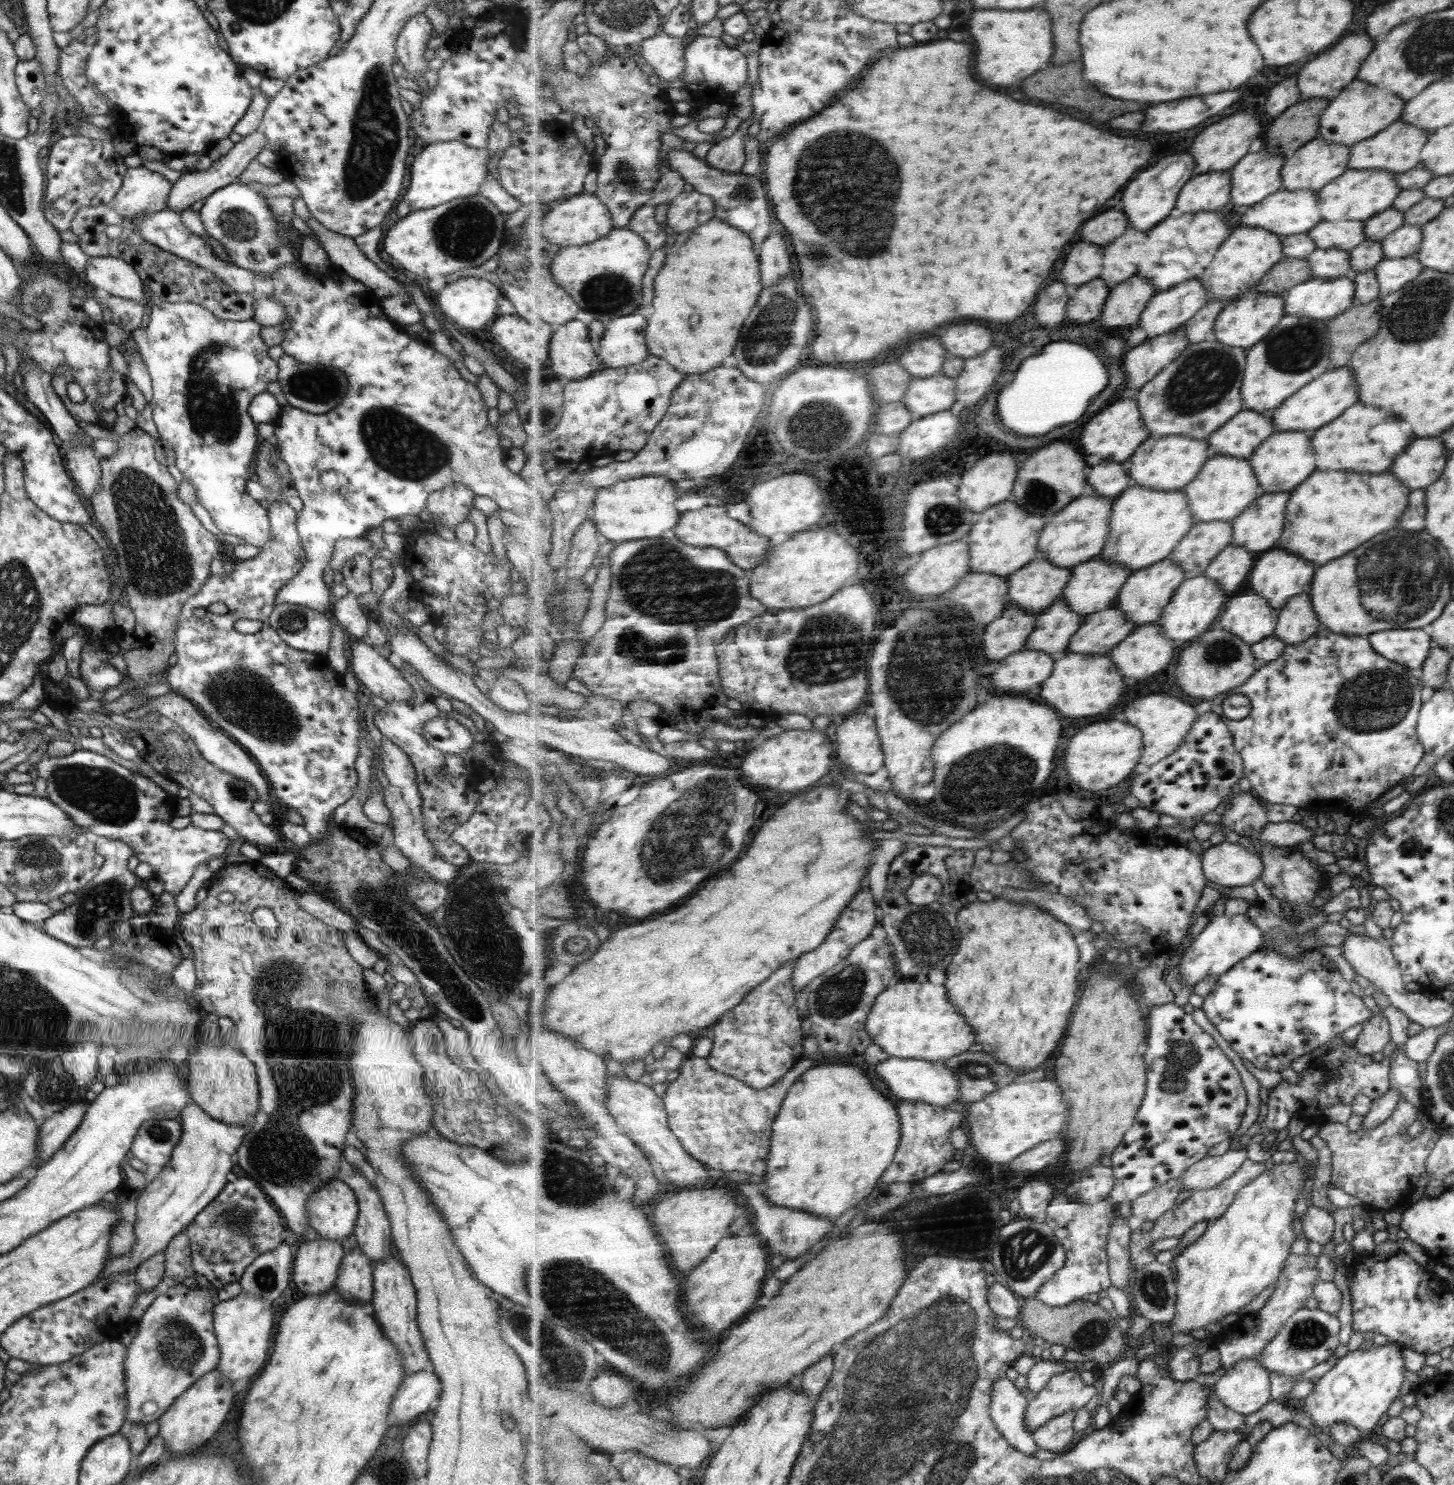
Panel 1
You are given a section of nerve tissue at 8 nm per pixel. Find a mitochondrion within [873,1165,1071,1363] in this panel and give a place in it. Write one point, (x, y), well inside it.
(1024, 1251)

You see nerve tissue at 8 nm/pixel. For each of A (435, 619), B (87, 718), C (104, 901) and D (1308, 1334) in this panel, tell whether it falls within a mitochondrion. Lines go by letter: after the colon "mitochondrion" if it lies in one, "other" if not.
A: other
B: other
C: mitochondrion
D: mitochondrion

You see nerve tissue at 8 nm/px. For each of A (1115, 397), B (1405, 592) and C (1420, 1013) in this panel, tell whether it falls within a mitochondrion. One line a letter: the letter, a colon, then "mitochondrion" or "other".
A: other
B: mitochondrion
C: other

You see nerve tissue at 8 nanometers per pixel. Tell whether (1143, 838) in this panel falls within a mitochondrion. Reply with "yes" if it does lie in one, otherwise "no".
no

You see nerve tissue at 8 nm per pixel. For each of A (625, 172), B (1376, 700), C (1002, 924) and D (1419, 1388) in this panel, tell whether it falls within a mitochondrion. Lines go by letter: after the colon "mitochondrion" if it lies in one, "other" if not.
A: mitochondrion
B: mitochondrion
C: other
D: other

